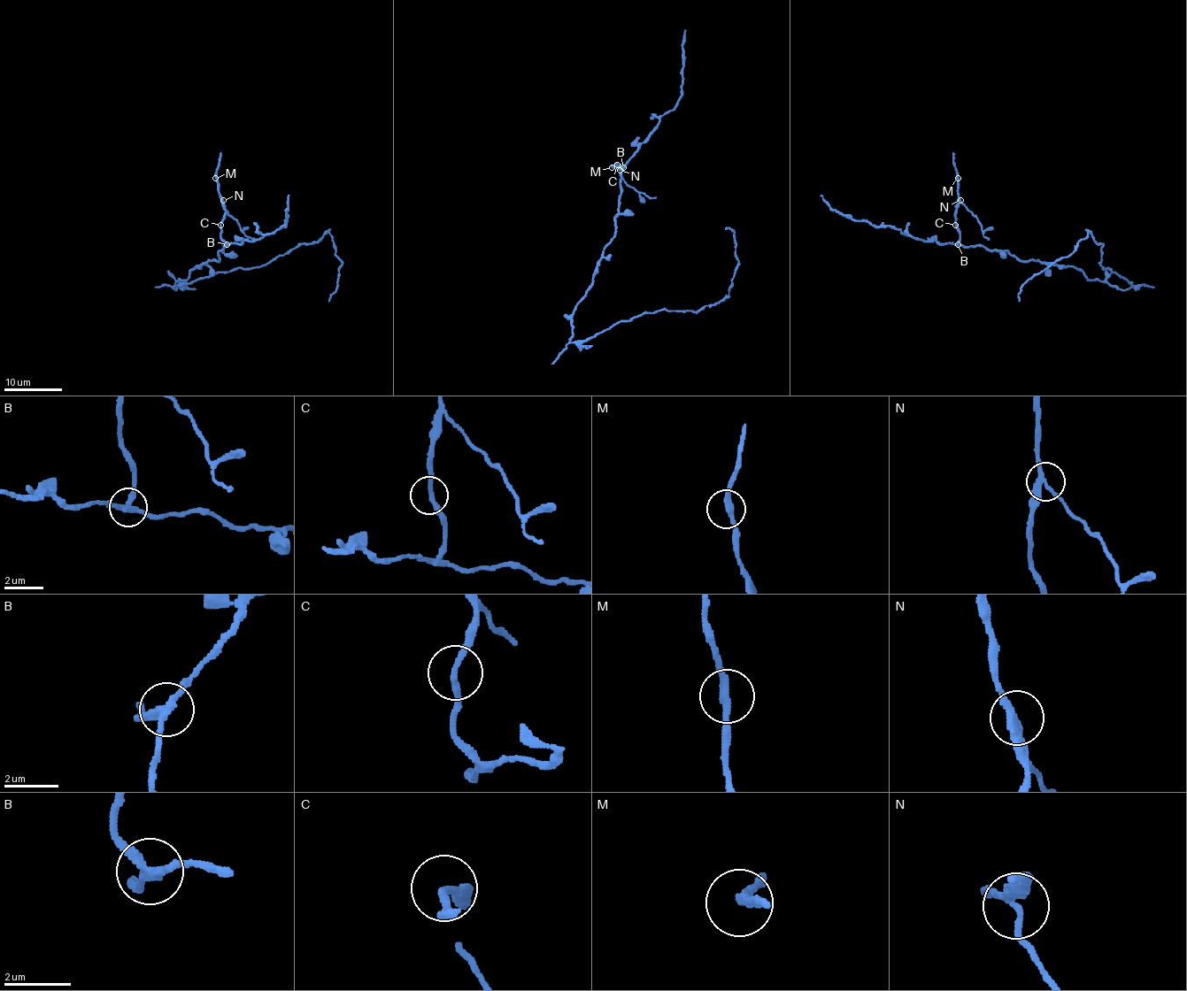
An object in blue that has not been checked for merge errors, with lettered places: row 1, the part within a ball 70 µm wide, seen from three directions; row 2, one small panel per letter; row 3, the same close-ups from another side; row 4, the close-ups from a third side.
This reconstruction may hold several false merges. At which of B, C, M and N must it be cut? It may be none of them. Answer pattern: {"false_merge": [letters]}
{"false_merge": ["B", "N"]}

